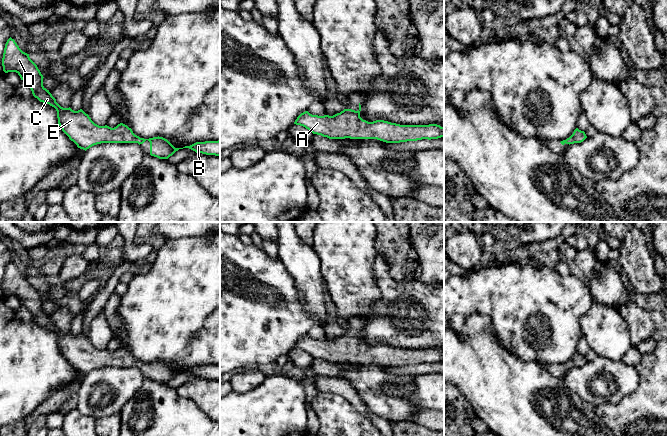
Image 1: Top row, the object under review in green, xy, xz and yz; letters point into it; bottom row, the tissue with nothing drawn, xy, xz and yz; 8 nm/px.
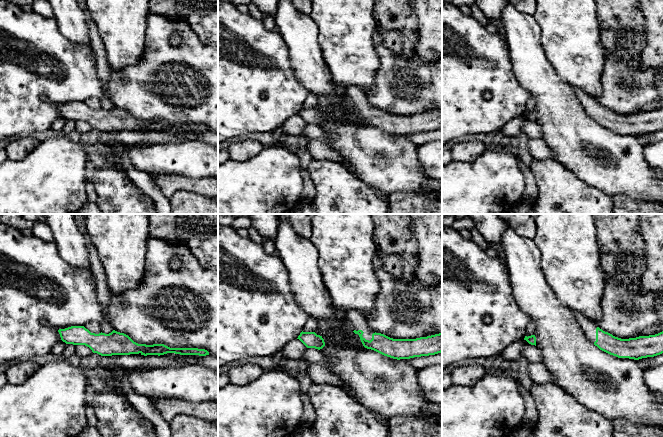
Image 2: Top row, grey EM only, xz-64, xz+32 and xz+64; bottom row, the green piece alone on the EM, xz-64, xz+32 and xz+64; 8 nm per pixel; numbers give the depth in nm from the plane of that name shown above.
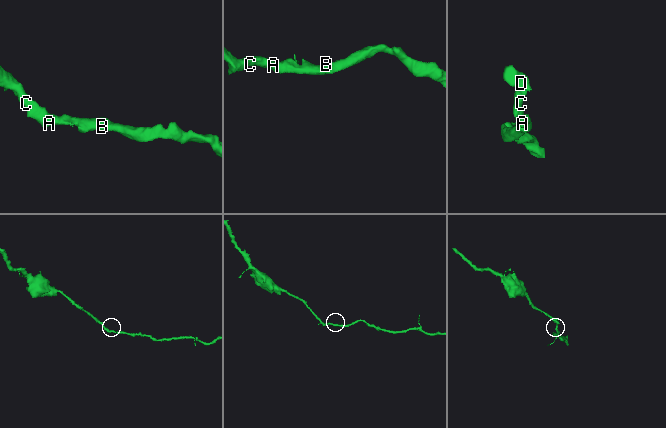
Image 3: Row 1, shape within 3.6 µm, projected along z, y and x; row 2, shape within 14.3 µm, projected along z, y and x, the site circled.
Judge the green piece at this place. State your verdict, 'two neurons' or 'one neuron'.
one neuron

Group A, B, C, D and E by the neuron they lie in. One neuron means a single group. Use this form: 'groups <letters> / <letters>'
groups A B C D E

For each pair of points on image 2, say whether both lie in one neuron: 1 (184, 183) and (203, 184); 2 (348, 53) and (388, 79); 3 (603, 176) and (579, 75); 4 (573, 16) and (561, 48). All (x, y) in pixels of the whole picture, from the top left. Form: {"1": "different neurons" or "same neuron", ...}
{"1": "same neuron", "2": "different neurons", "3": "different neurons", "4": "same neuron"}

